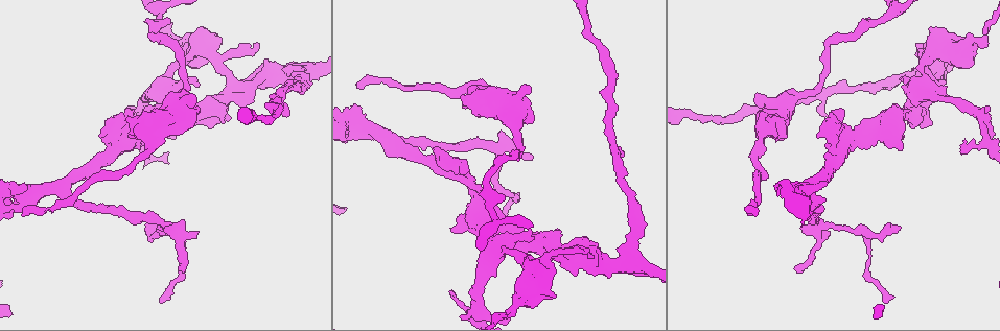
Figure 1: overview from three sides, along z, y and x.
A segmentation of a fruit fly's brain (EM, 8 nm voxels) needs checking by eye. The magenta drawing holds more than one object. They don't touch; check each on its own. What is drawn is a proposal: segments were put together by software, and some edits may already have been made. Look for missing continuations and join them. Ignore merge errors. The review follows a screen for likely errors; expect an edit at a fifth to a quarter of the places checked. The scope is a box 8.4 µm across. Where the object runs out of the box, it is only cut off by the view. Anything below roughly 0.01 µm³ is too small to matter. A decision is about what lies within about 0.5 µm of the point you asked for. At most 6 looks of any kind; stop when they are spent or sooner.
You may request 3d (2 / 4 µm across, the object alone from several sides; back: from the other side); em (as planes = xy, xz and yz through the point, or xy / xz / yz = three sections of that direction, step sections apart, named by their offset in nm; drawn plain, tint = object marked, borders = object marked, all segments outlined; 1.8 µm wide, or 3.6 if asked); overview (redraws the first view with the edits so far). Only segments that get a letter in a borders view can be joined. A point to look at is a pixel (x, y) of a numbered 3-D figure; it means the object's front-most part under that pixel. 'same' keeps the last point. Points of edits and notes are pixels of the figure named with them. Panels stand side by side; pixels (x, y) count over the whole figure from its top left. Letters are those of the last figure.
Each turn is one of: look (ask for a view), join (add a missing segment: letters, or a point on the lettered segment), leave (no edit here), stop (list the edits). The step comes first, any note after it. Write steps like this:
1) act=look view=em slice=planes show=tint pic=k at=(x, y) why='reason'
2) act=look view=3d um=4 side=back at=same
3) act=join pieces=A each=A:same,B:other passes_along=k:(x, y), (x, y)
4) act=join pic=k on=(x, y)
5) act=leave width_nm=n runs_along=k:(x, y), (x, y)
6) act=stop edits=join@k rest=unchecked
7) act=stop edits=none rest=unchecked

act=look view=em um=3.6 slice=planes show=tint pic=1 at=(505, 103) why='sudden change in width'

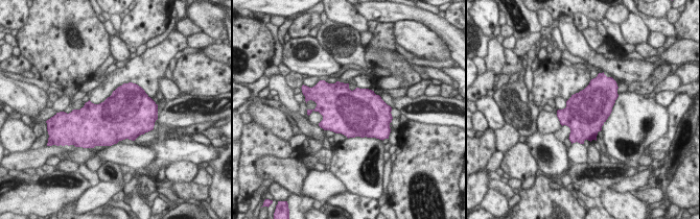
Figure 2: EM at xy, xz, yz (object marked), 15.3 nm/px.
act=look view=em um=3.6 slice=planes show=borders at=same

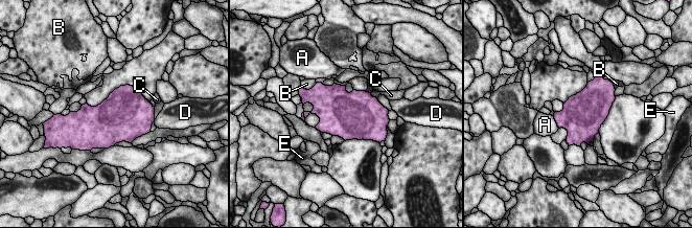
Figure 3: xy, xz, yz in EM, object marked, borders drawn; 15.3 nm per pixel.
act=leave each=A:other,B:other,C:other,D:other,E:other border=3:(560, 127), (567, 131), (566, 140) found='no lettered segment goes on from it'

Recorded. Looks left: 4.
act=look view=3d um=4 pic=1 at=(532, 160) why='free end'

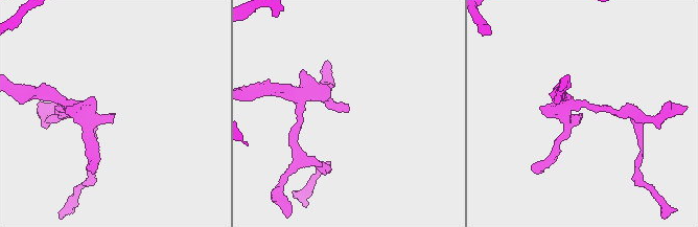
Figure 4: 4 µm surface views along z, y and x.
act=look view=em slice=planes show=borders pic=4 at=(582, 114) why='need the tissue'

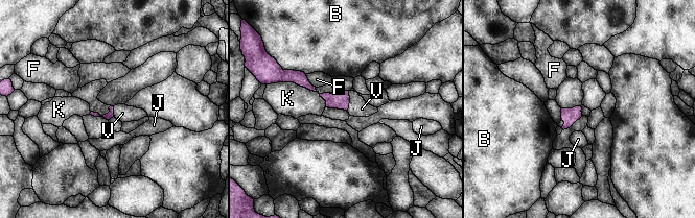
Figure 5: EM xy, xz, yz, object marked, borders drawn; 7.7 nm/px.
act=join pic=5 on=(358, 107) each=B:other,F:other,J:other,K:other,V:same passes_along=5:(341, 100), (349, 101), (358, 107) found='it goes on there'

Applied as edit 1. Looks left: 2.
act=look view=overview why='see it whole again'

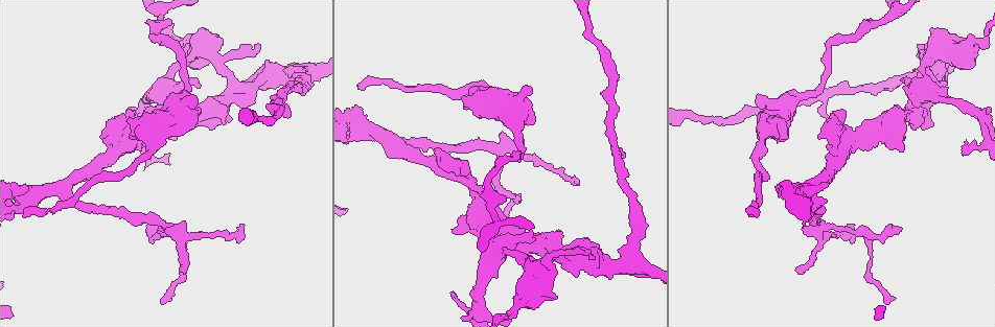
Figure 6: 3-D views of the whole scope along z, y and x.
act=look view=em slice=yz step=4 show=borders pic=6 at=(818, 137) why='an open end'

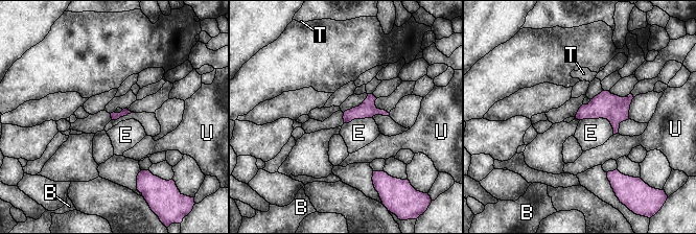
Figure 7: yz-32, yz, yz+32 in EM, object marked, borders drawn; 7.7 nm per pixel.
act=leave longest_contact=E:280nm each=B:other,E:other,T:other,U:other border=7:(580, 119), (605, 118), (613, 134) found='no lettered segment goes on from it'

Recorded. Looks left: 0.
act=stop edits=join@5 rest=unchecked

